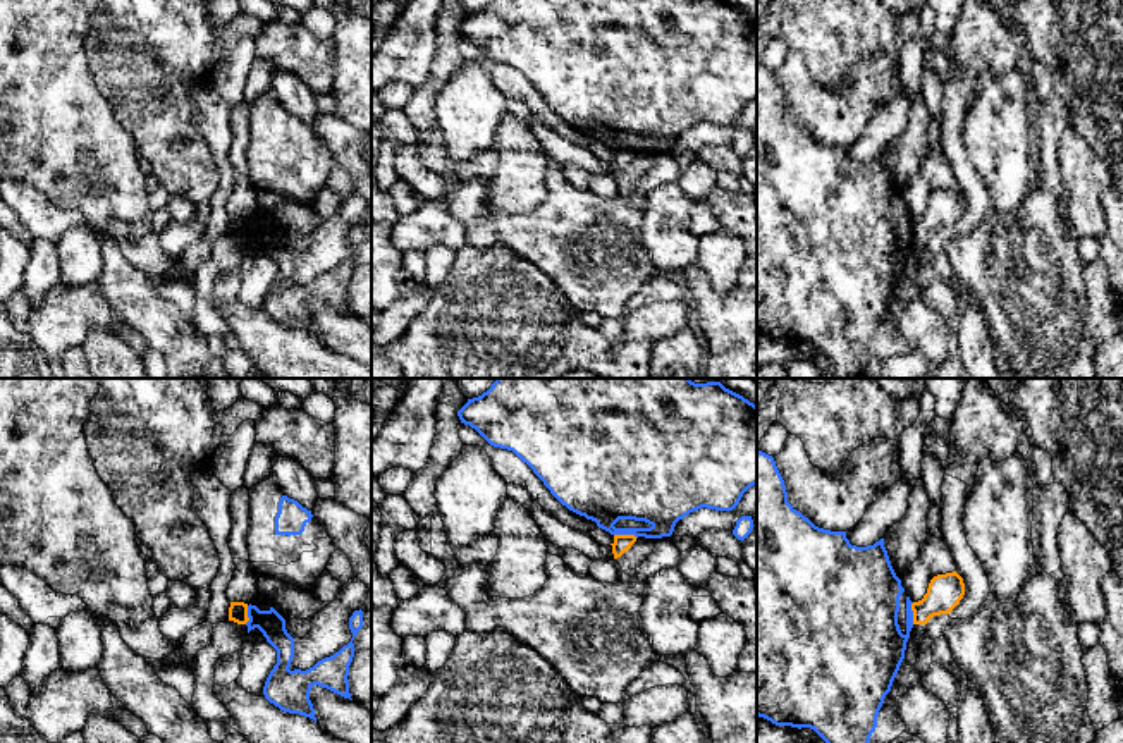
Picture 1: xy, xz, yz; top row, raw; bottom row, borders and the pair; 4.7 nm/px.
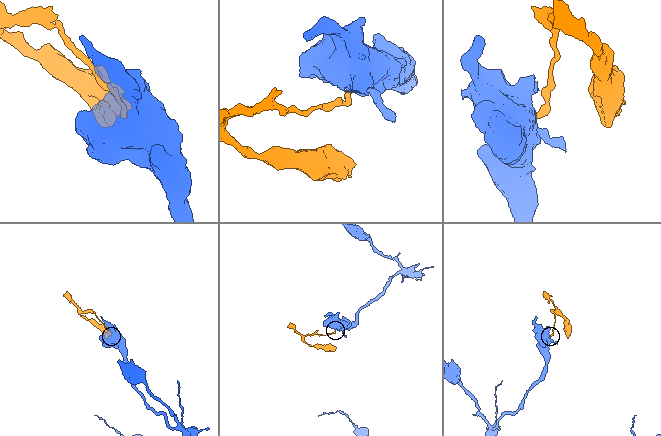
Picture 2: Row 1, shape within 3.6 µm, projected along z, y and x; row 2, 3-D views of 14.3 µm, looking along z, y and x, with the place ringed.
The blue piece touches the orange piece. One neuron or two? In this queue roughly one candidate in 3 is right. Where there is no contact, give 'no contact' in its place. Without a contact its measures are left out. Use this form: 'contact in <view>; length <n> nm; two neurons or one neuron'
contact in xz; length 110 nm; two neurons

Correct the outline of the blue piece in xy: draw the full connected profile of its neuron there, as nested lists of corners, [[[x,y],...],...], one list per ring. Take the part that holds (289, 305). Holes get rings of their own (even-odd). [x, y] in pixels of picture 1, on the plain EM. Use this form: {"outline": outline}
{"outline": [[[249,218],[248,232],[248,248],[258,243],[277,265],[277,279],[263,301],[263,310],[270,318],[284,327],[299,329],[316,337],[315,323],[310,315],[310,306],[315,299],[353,315],[347,291],[354,272],[353,255],[363,243],[361,224],[354,225],[349,232],[351,256],[306,286],[289,284],[294,272],[294,253],[285,244],[285,234],[273,222],[260,225],[256,220]]]}

